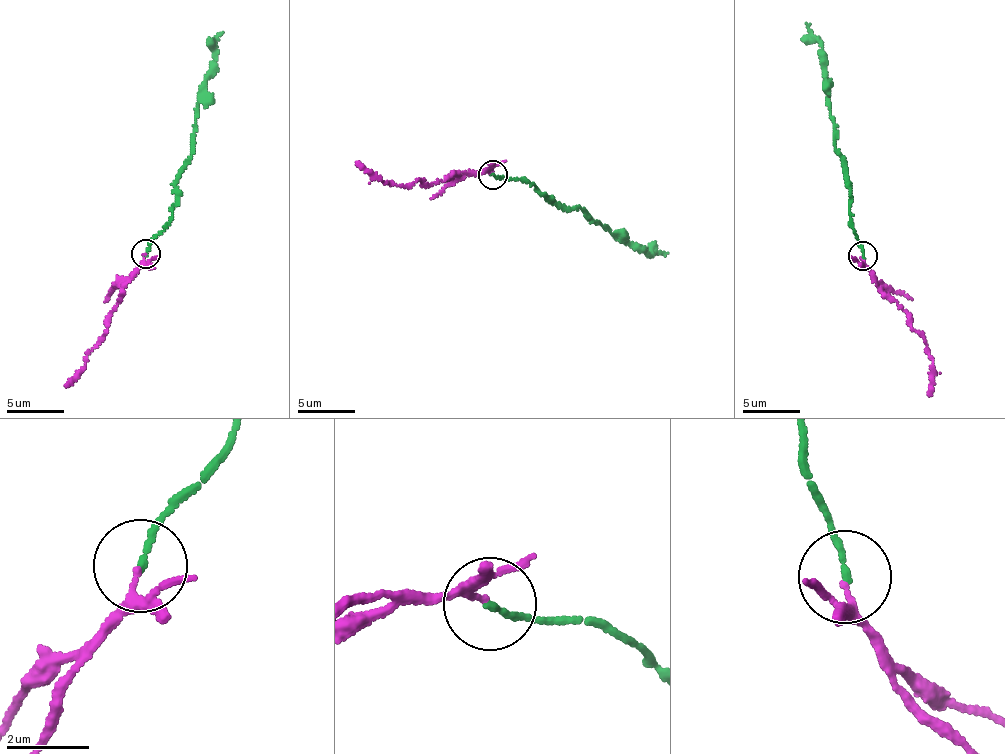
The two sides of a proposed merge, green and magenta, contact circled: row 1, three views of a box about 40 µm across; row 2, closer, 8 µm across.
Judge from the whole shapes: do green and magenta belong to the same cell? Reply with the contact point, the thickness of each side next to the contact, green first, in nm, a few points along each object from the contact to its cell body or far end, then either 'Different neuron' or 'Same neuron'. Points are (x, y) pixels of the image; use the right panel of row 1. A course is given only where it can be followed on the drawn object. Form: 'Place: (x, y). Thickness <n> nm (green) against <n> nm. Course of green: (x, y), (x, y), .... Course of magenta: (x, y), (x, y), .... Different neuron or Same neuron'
Place: (863, 255). Thickness 150 nm (green) against 120 nm. Course of green: (863, 254), (849, 209), (847, 168), (835, 146), (822, 42), (806, 23). Course of magenta: (863, 257), (878, 288), (906, 312), (908, 325), (924, 339), (933, 365), (929, 396). Different neuron

